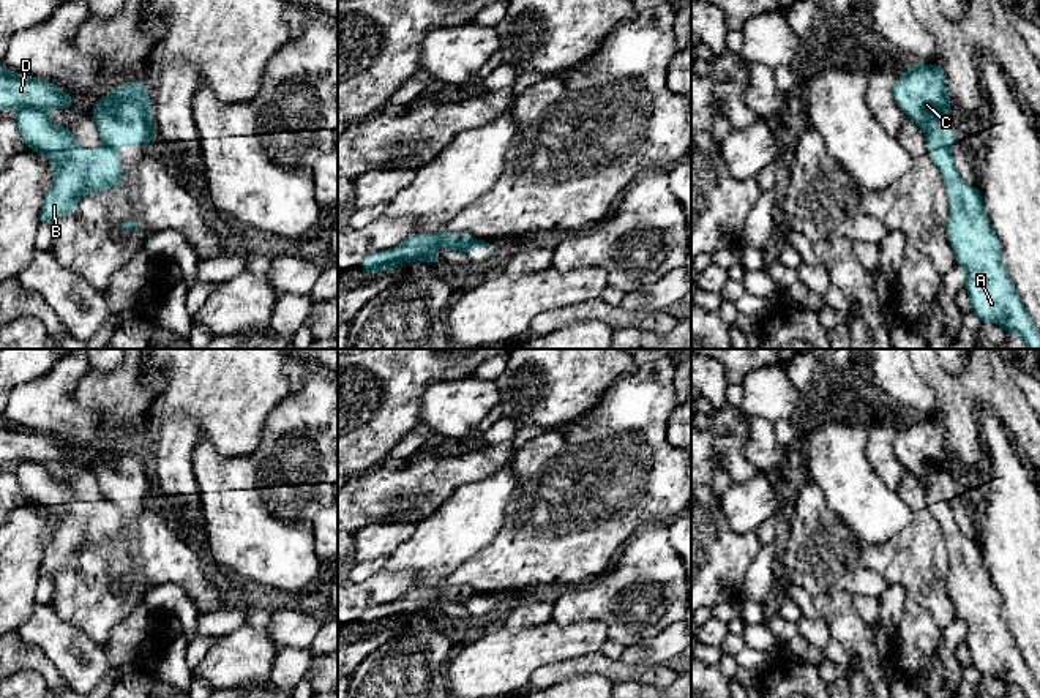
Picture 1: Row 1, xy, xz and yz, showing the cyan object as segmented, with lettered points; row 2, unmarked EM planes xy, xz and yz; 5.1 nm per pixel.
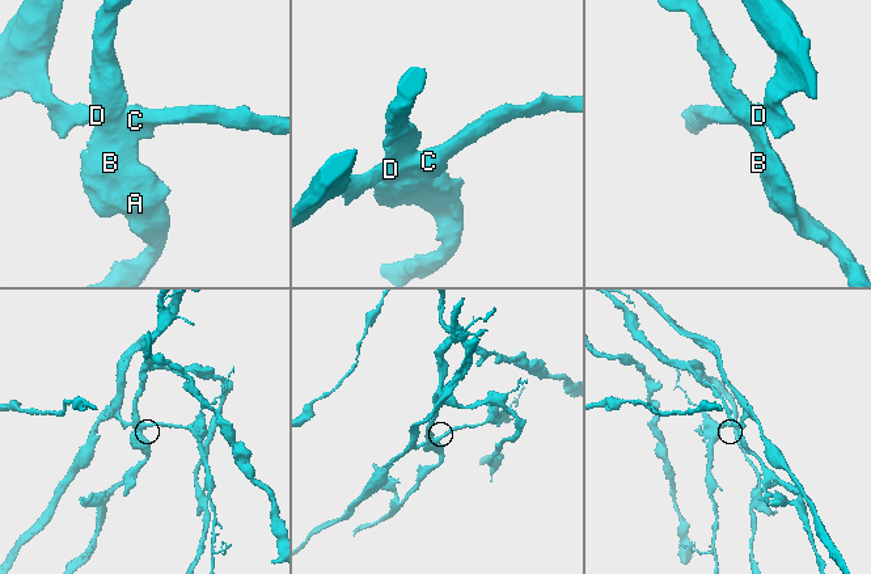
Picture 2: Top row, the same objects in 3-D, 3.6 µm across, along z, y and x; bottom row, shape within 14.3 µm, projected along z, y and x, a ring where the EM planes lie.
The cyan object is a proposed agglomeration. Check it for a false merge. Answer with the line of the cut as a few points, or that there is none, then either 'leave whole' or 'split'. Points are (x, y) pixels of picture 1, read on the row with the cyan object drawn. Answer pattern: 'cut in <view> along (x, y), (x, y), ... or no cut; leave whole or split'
cut in yz along (927, 133), (933, 133), (949, 149); split

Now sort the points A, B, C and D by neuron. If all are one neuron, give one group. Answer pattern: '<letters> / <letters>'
A B / C D

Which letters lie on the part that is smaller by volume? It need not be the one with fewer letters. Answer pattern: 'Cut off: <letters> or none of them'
Cut off: C, D

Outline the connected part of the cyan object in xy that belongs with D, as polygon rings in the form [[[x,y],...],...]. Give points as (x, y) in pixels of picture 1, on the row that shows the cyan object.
[[[0,66],[0,109],[24,106],[41,111],[73,107],[73,98],[55,84]]]

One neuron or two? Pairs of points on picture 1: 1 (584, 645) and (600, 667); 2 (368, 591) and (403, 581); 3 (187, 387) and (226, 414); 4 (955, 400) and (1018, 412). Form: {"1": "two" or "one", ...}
{"1": "two", "2": "one", "3": "one", "4": "one"}

